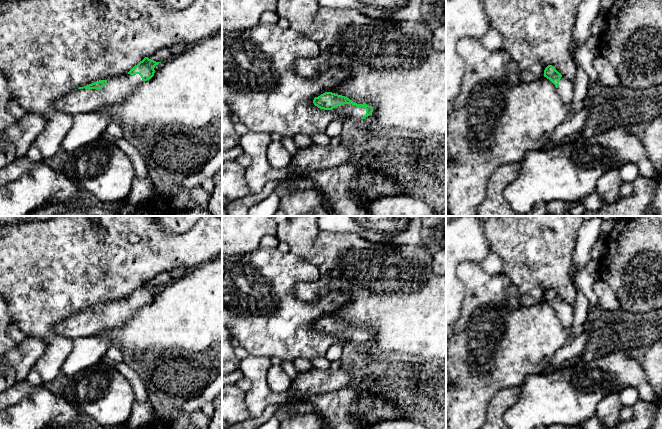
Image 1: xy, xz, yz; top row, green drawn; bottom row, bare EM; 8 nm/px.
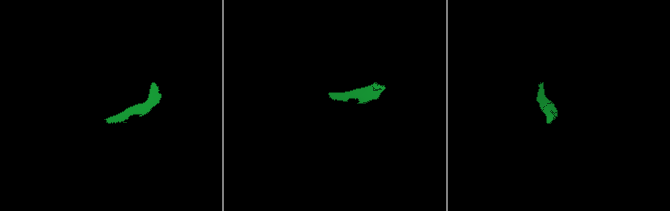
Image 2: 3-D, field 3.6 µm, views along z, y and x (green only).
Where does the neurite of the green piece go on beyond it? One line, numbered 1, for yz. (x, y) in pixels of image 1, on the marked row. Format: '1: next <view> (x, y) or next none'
1: next yz (565, 89)

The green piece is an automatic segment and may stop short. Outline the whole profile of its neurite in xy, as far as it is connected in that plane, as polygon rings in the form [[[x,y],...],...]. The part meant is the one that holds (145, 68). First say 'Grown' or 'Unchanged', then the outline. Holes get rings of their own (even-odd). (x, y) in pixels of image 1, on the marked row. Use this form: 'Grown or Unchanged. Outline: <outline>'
Grown. Outline: [[[145,57],[127,74],[79,87],[76,91],[60,98],[55,107],[74,116],[117,104],[128,96],[136,85],[151,79],[155,73],[154,68],[159,63],[161,62]]]

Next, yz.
Grown. Outline: [[[548,65],[545,68],[544,77],[555,85],[562,102],[569,106],[574,96],[573,82],[563,77],[552,65]]]

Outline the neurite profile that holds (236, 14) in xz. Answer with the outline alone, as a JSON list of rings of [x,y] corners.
[[[222,0],[222,31],[251,28],[264,12],[276,12],[276,0]]]

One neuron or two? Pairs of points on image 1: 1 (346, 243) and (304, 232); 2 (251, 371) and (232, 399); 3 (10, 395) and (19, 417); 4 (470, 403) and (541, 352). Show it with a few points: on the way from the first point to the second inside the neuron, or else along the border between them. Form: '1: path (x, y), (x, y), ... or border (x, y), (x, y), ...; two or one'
1: path (336, 243), (316, 243), (314, 241); one
2: border (245, 392), (245, 407), (249, 415); two
3: border (35, 392), (23, 397), (10, 406); two
4: path (488, 387), (523, 352); one

